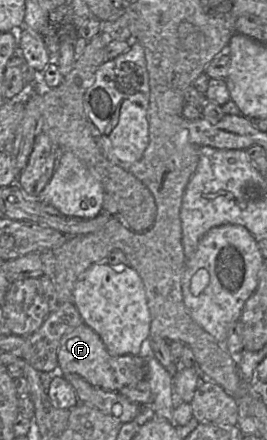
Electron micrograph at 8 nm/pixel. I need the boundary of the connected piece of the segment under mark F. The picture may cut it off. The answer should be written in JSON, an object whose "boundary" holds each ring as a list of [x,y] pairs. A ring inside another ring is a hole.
{"boundary":[[[84,323],[62,336],[58,348],[58,367],[62,374],[77,374],[90,384],[113,392],[146,379],[145,359],[139,355],[110,354],[100,336]]]}

